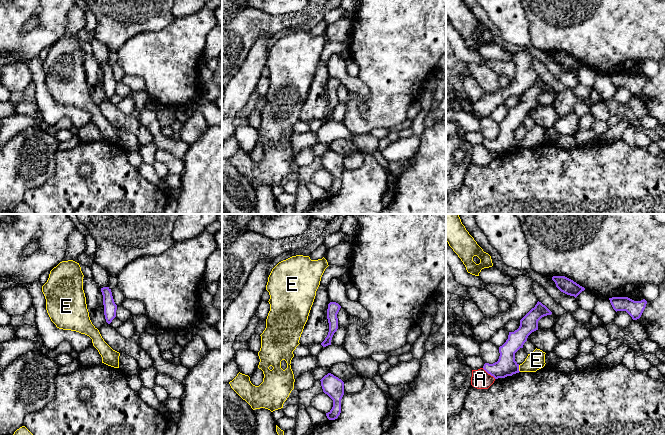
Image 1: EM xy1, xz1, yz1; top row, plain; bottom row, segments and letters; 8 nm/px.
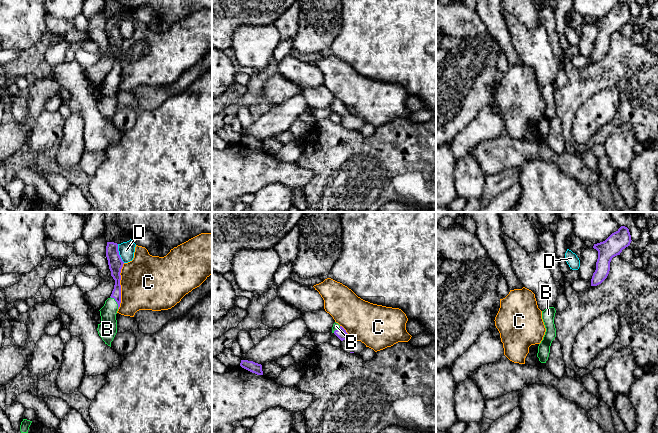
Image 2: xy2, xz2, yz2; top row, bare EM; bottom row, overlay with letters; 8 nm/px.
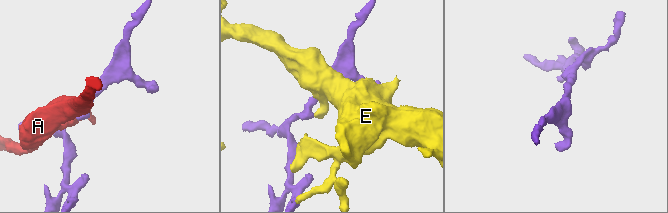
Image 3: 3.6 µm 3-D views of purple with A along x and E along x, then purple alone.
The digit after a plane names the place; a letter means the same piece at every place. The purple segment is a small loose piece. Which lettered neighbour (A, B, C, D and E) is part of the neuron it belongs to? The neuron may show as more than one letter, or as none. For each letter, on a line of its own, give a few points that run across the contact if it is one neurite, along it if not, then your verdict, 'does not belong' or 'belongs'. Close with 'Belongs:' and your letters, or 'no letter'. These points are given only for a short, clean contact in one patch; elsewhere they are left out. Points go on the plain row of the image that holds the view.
A: does not belong
B: line xy2 (115, 46), (117, 53), (116, 77), (108, 87), (107, 105); belongs
C: line xy2 (124, 39), (120, 49), (120, 82), (118, 85); does not belong
D: does not belong
E: line yz1 (518, 141), (520, 147); does not belong
Belongs: B

